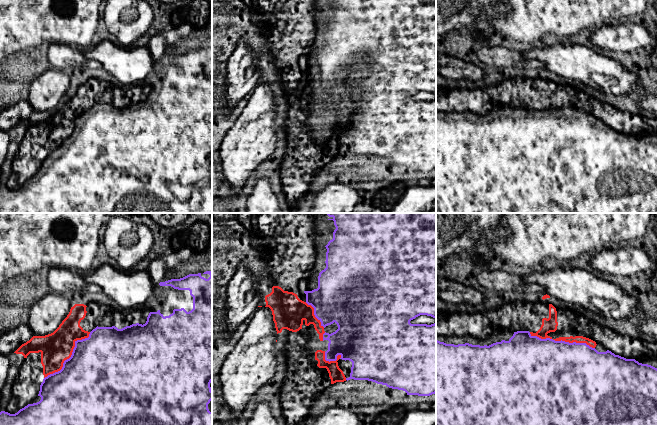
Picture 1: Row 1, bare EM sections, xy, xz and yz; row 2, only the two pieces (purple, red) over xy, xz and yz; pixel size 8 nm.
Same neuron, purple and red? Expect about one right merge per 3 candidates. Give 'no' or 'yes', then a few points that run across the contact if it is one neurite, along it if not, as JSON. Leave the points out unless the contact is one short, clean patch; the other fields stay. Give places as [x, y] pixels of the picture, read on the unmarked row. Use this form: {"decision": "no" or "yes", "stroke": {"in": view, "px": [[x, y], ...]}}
{"decision": "no"}

